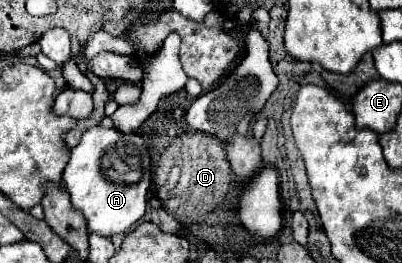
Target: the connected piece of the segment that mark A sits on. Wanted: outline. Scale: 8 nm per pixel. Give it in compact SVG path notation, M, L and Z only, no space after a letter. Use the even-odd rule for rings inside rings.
M93 127L89 131L85 131L79 145L71 149L69 163L63 171L63 183L65 183L67 193L71 195L73 207L85 215L85 219L89 223L89 231L105 235L105 237L113 237L113 233L129 231L131 225L135 225L145 215L147 191L151 187L151 159L149 159L145 139L137 133L121 133L115 127L109 127L109 129L107 127ZM105 157L121 157L121 167L119 167L121 177L109 177L113 173L111 171L113 167L111 167L111 163L107 165Z

